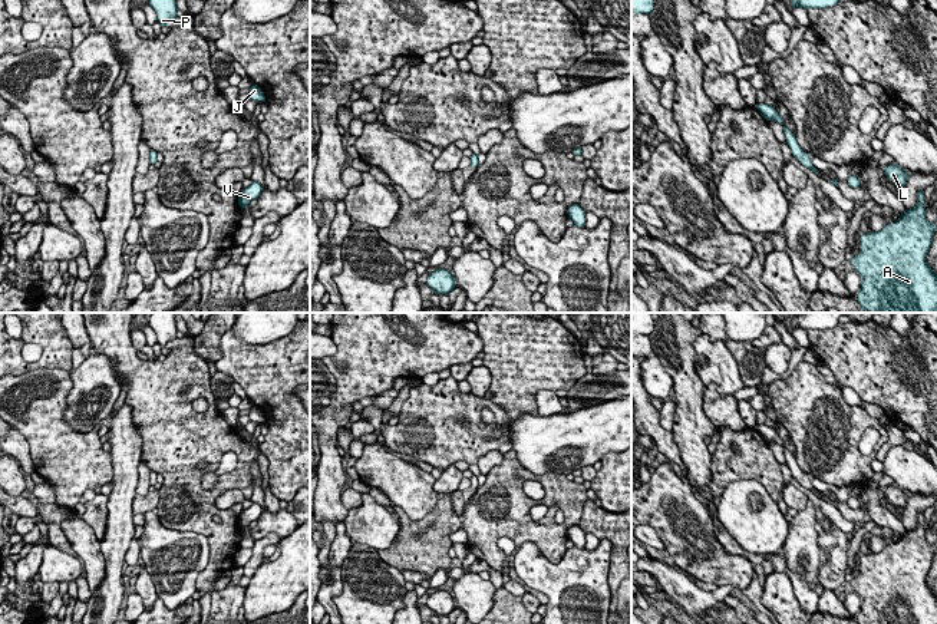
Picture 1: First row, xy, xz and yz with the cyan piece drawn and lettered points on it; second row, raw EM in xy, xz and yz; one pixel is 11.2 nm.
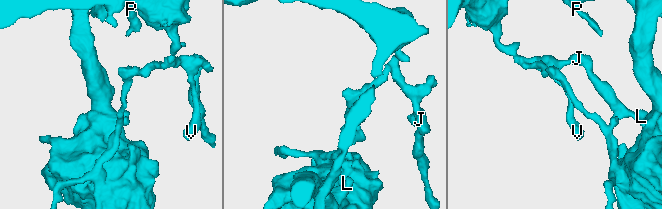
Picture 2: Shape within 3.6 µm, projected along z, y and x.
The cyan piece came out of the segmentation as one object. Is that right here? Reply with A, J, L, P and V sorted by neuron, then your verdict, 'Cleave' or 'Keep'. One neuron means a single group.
Groups: A L / J P V. Cleave

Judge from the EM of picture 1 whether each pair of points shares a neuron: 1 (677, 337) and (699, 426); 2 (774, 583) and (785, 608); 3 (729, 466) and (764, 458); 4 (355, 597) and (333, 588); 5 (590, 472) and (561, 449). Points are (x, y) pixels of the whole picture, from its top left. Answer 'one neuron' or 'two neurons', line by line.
1: one neuron
2: one neuron
3: one neuron
4: two neurons
5: two neurons

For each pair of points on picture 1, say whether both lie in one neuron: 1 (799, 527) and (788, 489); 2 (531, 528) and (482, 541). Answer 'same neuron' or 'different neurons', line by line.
1: different neurons
2: same neuron

